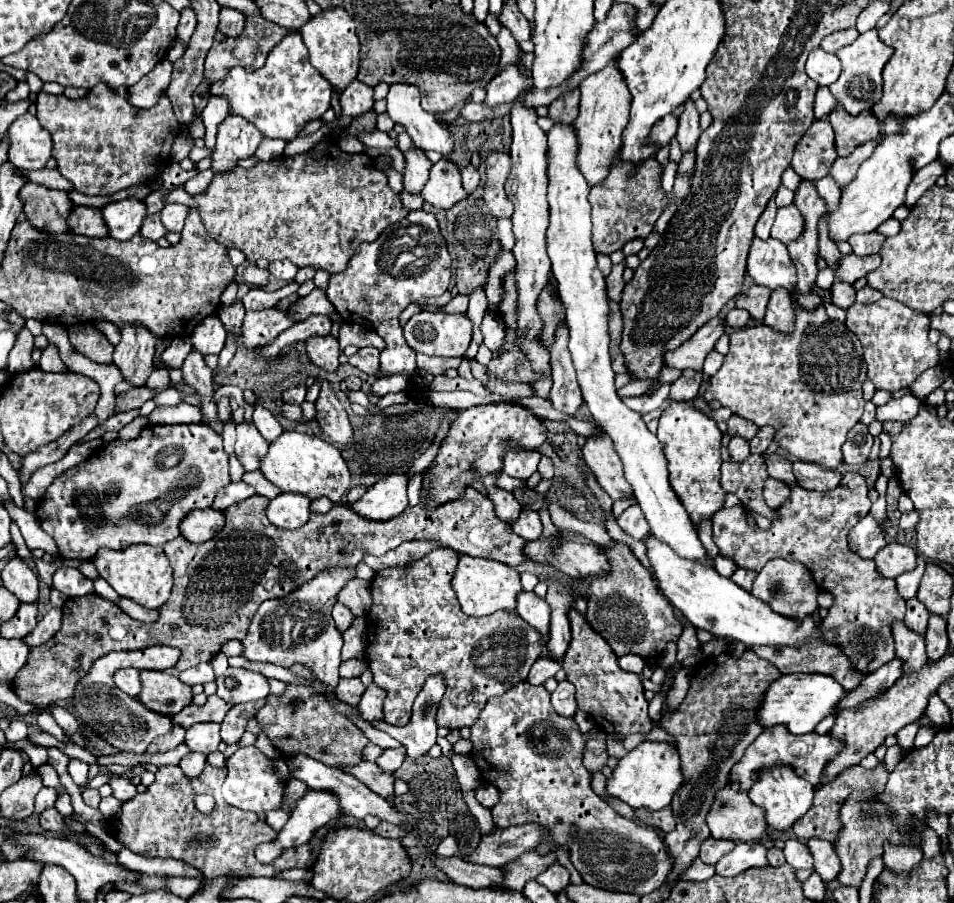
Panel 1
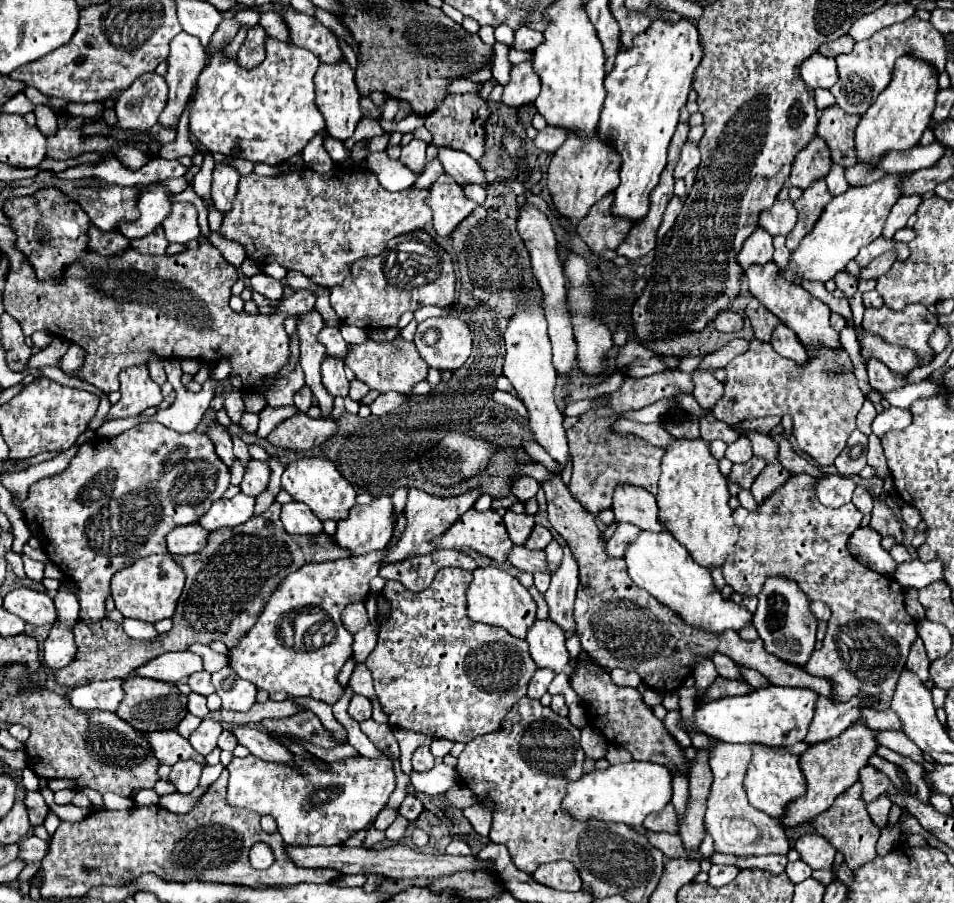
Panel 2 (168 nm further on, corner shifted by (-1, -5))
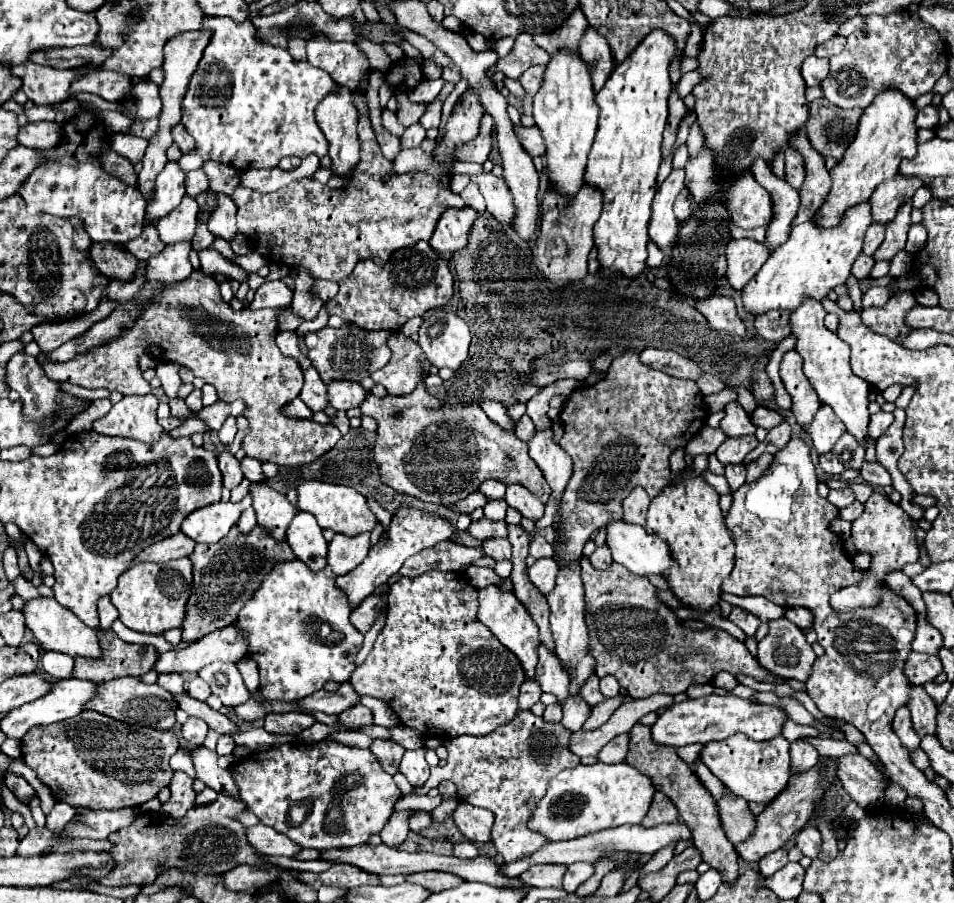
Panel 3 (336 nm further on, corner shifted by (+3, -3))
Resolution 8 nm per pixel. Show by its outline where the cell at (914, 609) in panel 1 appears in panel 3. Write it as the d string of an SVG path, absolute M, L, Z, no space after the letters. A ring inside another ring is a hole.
M921 685L911 687L911 701L907 707L911 709L911 723L919 737L923 737L923 733L935 733L937 707Z

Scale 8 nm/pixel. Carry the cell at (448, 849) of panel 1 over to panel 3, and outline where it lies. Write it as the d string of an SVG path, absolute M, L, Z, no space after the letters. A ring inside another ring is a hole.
M463 841L463 843L457 843L457 845L455 845L453 855L455 855L455 857L461 857L461 859L473 859L473 857L479 857L479 849L477 849L477 845L471 843L471 841Z

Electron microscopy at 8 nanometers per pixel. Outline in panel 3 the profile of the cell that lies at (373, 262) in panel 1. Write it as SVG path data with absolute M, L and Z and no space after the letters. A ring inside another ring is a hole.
M425 241L395 251L385 265L359 261L353 273L339 285L339 293L325 303L329 313L369 331L399 329L409 319L421 317L429 309L449 303L453 297L453 275L449 267Z

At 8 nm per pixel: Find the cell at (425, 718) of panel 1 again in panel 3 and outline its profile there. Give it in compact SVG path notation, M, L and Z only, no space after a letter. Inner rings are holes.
M425 749L405 751L405 757L399 765L399 771L407 777L413 787L423 787L429 779L429 765L425 761Z

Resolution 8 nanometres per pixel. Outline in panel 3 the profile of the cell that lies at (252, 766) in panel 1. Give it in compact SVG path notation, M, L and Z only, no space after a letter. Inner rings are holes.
M333 739L271 747L233 765L231 773L241 791L241 799L259 821L289 835L299 847L311 849L355 847L365 843L371 835L381 833L401 797L393 777L381 769L369 749L343 745ZM297 803L307 805L307 817L301 825L293 827L289 823L289 811Z

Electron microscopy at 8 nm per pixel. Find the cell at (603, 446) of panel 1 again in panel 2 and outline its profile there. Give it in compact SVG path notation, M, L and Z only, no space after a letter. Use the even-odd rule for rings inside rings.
M619 485L613 493L613 511L619 523L633 523L647 531L663 529L655 515L655 497L641 487Z

